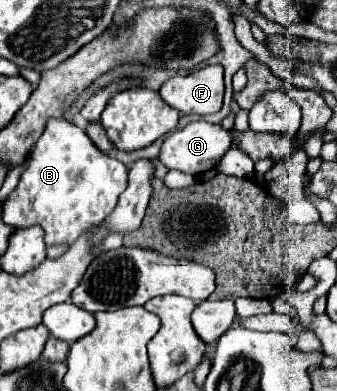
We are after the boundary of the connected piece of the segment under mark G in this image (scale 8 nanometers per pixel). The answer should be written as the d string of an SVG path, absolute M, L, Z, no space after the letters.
M199 120L199 122L187 124L181 130L167 134L157 160L165 164L167 170L179 170L179 172L197 176L197 174L205 174L207 170L213 170L229 148L231 148L231 132L223 130L219 124L209 124Z

